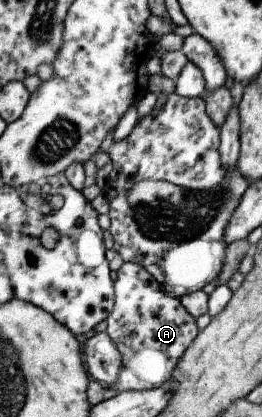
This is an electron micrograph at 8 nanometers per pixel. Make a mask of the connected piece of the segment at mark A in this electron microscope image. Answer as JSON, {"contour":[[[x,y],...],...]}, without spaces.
{"contour":[[[123,261],[113,281],[114,303],[105,318],[104,331],[120,352],[121,367],[115,384],[107,384],[109,394],[123,391],[142,391],[161,387],[170,380],[175,364],[198,330],[178,298],[173,298],[155,282],[139,264]]]}

